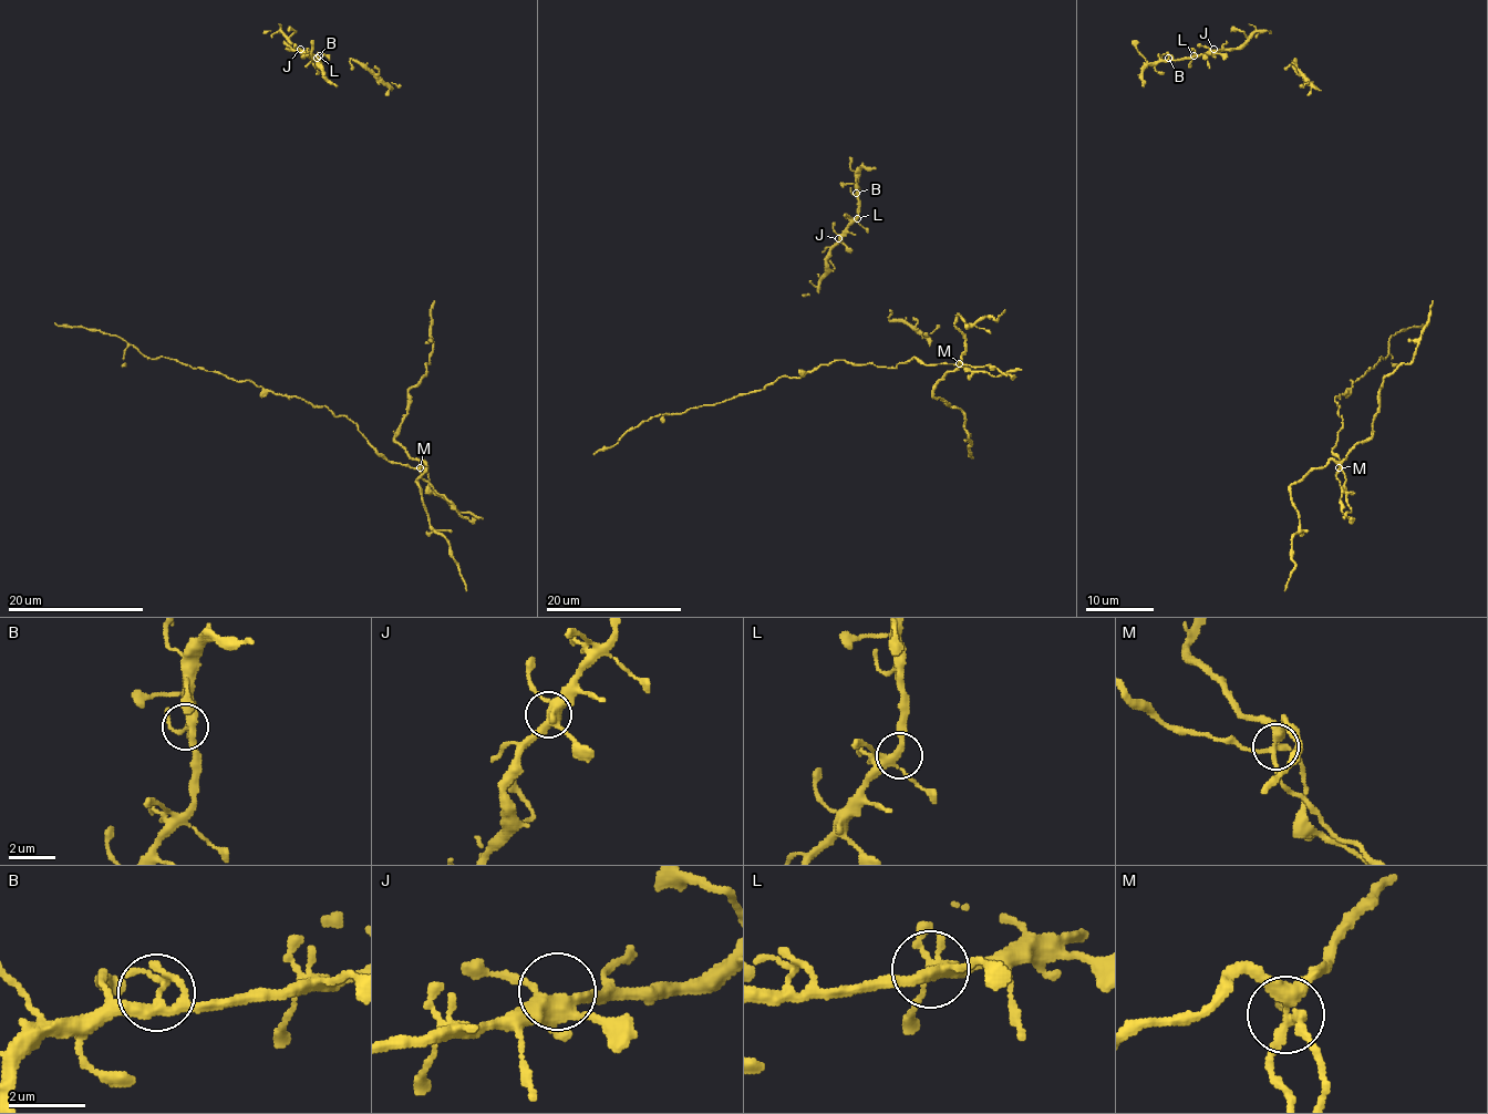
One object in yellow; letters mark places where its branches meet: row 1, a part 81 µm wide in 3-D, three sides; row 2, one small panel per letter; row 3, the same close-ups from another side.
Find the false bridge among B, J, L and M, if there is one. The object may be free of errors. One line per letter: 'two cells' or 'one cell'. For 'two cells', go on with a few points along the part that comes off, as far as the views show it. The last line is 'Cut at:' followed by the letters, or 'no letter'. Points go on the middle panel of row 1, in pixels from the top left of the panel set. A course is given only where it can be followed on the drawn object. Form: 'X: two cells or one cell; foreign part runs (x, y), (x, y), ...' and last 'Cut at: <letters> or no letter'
B: one cell
J: one cell
L: one cell
M: two cells; foreign part runs (959, 364), (939, 381), (933, 394), (964, 413), (972, 457)
Cut at: M

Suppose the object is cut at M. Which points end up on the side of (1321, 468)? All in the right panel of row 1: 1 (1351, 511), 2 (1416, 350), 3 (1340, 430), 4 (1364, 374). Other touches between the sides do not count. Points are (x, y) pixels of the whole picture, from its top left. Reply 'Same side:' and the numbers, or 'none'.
Same side: 2

